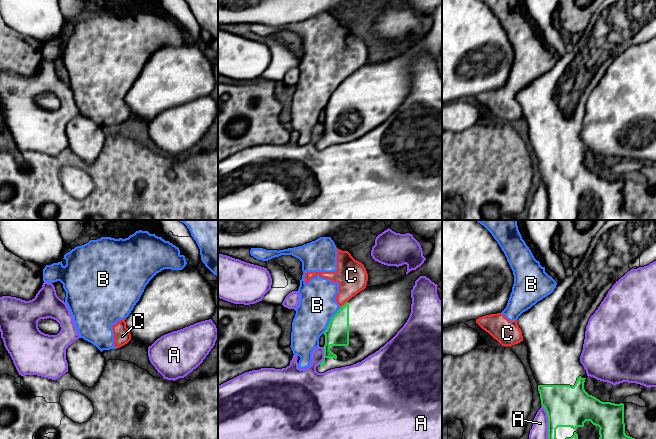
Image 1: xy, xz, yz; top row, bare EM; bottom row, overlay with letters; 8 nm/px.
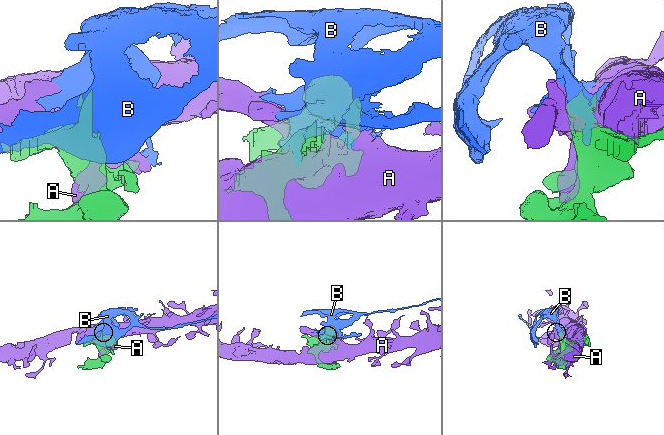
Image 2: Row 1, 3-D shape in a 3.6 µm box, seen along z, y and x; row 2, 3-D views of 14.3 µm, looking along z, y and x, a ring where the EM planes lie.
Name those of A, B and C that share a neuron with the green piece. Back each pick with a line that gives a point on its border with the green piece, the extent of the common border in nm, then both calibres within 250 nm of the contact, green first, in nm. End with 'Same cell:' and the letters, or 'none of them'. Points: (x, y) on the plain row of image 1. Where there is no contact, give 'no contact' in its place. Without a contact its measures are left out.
Same cell: none of them

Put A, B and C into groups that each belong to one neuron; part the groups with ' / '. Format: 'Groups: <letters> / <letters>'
Groups: A B C

